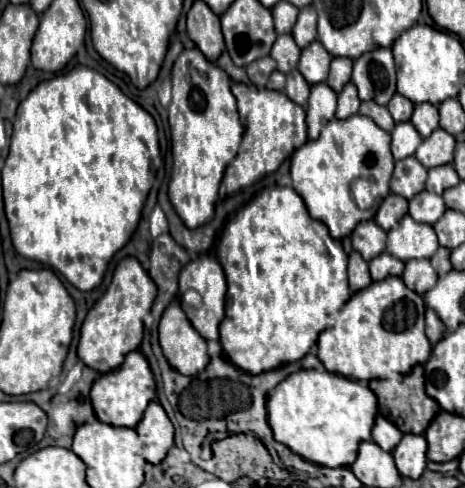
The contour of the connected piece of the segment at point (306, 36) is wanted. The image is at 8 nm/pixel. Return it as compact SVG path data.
M312 5L300 9L300 15L298 15L298 21L294 25L292 37L296 39L296 45L300 49L304 49L312 41L316 41L316 11L314 11Z

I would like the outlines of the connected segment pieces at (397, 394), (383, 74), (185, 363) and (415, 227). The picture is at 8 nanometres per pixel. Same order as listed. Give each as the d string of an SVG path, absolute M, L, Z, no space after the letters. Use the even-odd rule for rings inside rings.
M416 365L416 369L412 369L412 373L396 375L390 381L374 379L374 381L370 381L370 389L378 397L380 415L386 417L390 423L394 423L402 433L422 435L428 429L430 421L436 417L436 413L440 413L440 405L432 397L428 397L424 391L424 367L422 365Z
M376 49L364 53L354 61L352 83L358 87L362 101L376 101L388 105L396 93L396 65L390 49Z
M178 299L172 301L160 321L160 345L168 363L182 375L194 377L210 363L206 339L192 329Z
M404 217L400 225L388 231L386 251L400 261L430 259L438 249L438 239L432 225L416 223L412 217Z

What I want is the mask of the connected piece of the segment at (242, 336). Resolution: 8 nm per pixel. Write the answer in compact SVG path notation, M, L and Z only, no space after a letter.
M267 187L239 208L222 233L216 257L228 283L226 315L220 323L222 351L230 363L252 375L272 371L282 363L300 361L328 327L328 315L340 311L350 299L346 277L348 257L340 241L330 237L322 221L308 215L302 197L292 187Z

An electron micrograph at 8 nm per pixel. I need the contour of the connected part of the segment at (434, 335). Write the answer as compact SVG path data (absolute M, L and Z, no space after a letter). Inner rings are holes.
M432 309L426 311L426 337L430 341L430 345L436 345L442 337L444 337L446 329L442 325L442 321L436 317L436 313L432 313Z

